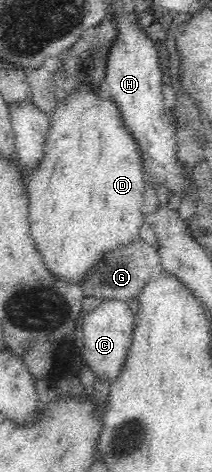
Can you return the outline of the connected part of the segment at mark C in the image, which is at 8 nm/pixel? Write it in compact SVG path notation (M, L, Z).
M105 300L95 310L88 311L82 317L82 334L84 336L84 350L82 357L86 366L99 380L108 381L110 384L119 378L129 348L131 348L134 331L135 317L129 305L122 300Z

